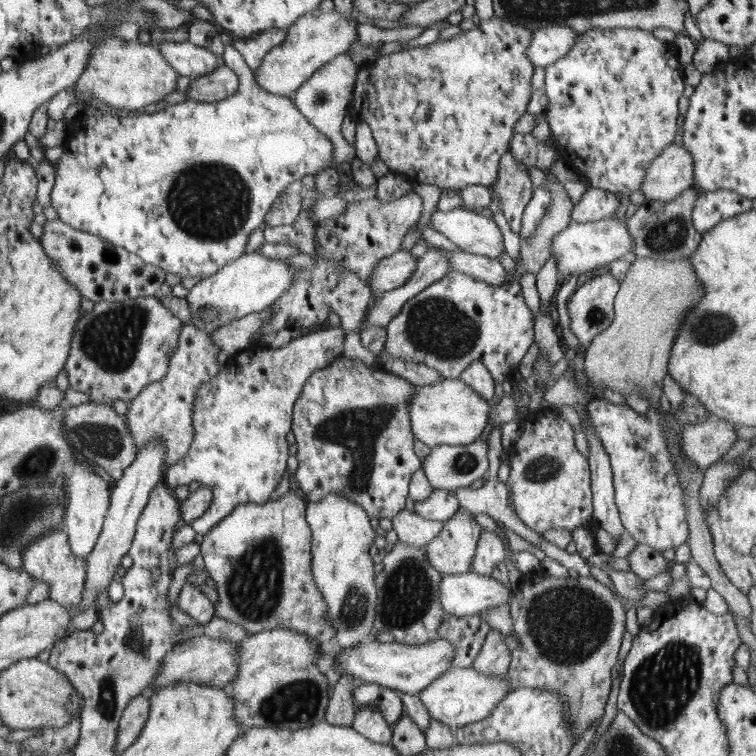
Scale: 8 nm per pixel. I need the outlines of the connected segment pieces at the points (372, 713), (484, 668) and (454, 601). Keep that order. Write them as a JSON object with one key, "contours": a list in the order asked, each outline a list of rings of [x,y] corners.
{"contours":[[[[356,706],[353,729],[374,742],[391,744],[392,730],[388,728],[384,716],[377,712],[374,707],[362,709]]],[[[490,630],[485,645],[482,646],[476,661],[472,664],[478,672],[488,676],[504,676],[508,673],[512,654],[505,644],[506,636],[498,630]]],[[[471,571],[442,575],[438,586],[440,607],[456,617],[482,615],[489,608],[506,607],[513,594],[495,579]]]]}

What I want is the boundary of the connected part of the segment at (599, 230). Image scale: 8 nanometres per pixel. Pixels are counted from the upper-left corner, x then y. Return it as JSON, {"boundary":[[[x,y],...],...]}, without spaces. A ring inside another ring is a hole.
{"boundary":[[[614,216],[596,222],[570,223],[569,226],[554,236],[552,242],[552,258],[558,266],[558,276],[566,281],[572,274],[586,274],[596,268],[611,264],[618,258],[631,260],[633,243],[625,224],[626,219]]]}

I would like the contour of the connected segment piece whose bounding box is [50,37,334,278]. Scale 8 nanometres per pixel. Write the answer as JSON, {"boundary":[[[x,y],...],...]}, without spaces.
{"boundary":[[[225,38],[225,49],[223,58],[225,65],[232,72],[238,74],[238,91],[229,98],[216,102],[184,101],[180,104],[167,105],[164,110],[156,112],[135,113],[132,116],[118,116],[114,112],[101,112],[99,110],[94,116],[85,118],[81,116],[76,120],[78,132],[72,141],[64,145],[62,156],[56,165],[56,182],[52,189],[52,208],[58,213],[59,219],[76,230],[97,235],[114,246],[124,247],[132,254],[137,254],[145,259],[147,263],[161,267],[166,273],[177,274],[180,278],[190,276],[202,276],[208,278],[218,273],[230,261],[240,258],[246,252],[246,242],[252,230],[256,230],[268,213],[268,208],[278,194],[294,180],[302,180],[306,175],[316,175],[326,168],[334,167],[333,149],[334,144],[330,143],[320,131],[317,130],[309,120],[297,110],[293,100],[286,96],[278,96],[265,92],[254,78],[253,71],[246,64],[240,52],[229,42],[231,38]]]}

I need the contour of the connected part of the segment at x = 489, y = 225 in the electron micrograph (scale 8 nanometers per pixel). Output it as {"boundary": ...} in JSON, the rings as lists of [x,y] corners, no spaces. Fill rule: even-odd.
{"boundary":[[[436,209],[430,216],[429,227],[443,234],[462,251],[493,259],[499,259],[502,253],[506,253],[495,220],[471,209]]]}

